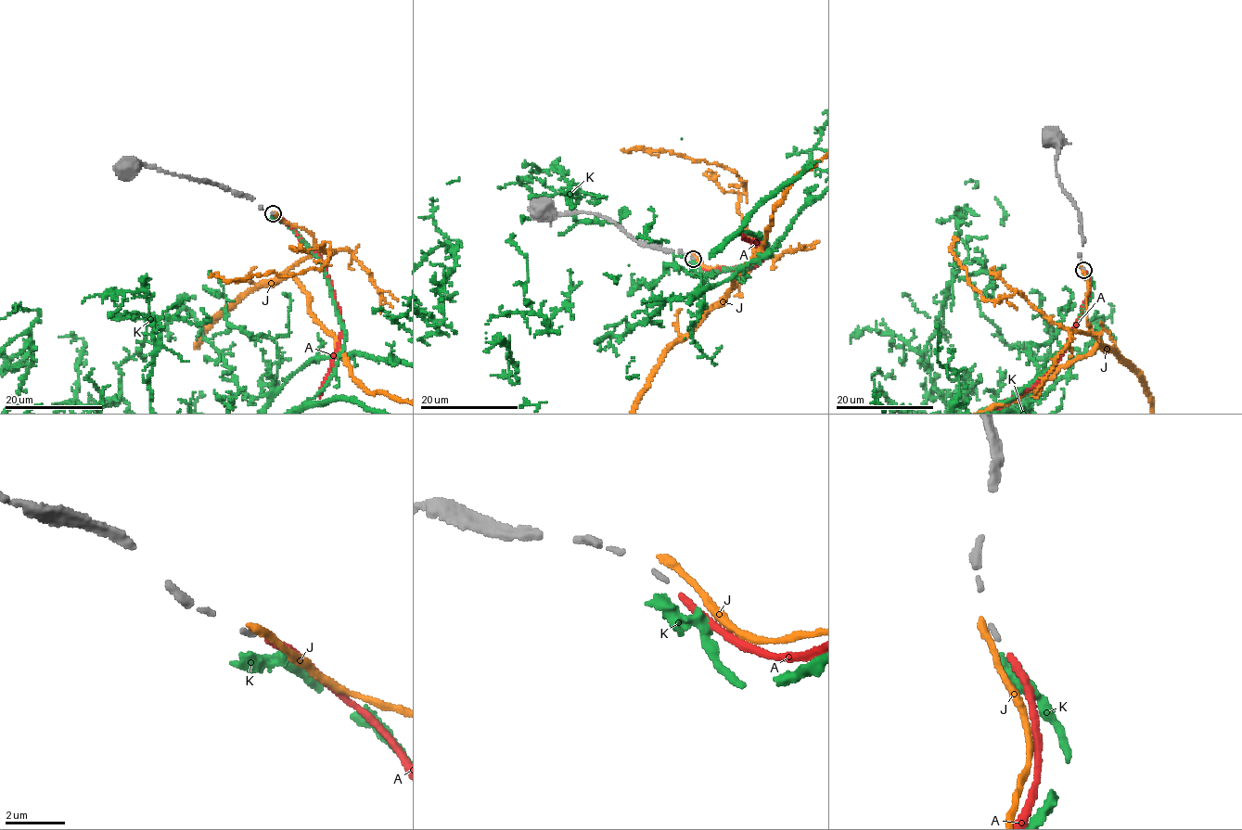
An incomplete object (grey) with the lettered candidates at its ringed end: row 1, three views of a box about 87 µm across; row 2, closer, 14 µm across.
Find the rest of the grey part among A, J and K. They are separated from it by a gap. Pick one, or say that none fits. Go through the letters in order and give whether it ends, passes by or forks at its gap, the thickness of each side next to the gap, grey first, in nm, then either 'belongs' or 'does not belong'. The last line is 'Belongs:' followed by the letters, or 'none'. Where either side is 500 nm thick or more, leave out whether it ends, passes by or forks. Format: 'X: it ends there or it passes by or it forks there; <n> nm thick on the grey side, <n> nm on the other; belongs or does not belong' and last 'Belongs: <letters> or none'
A: it ends there; 130 nm thick on the grey side, 240 nm on the other; belongs
J: it ends there; 130 nm thick on the grey side, 320 nm on the other; does not belong
K: it ends there; 130 nm thick on the grey side, 380 nm on the other; does not belong
Belongs: A

